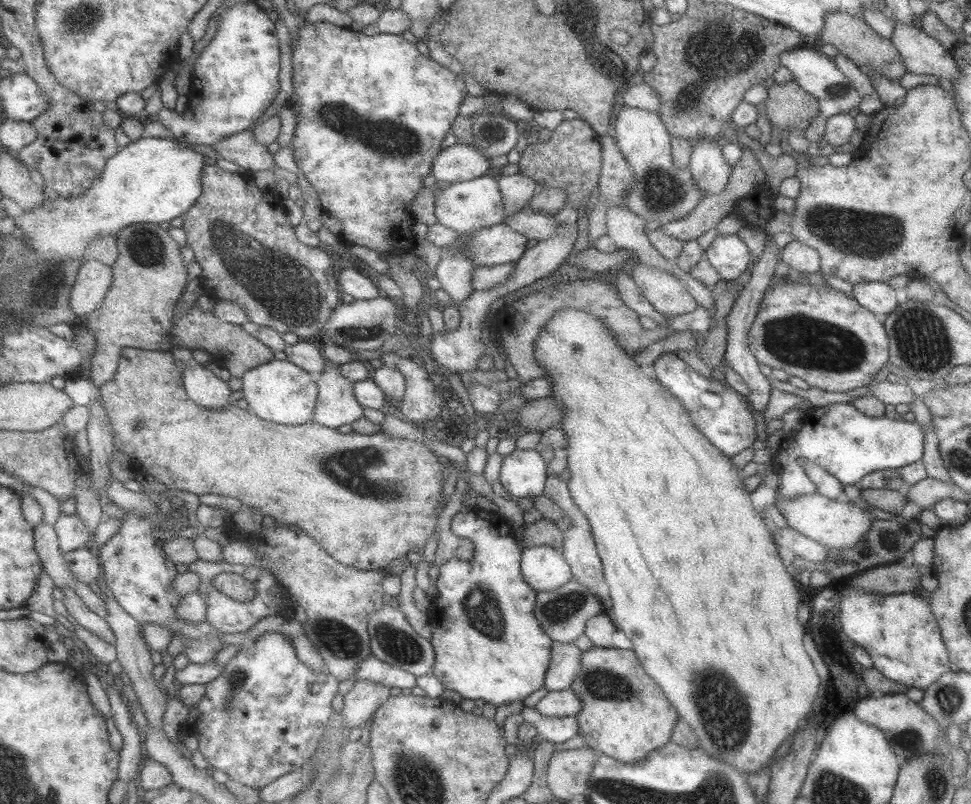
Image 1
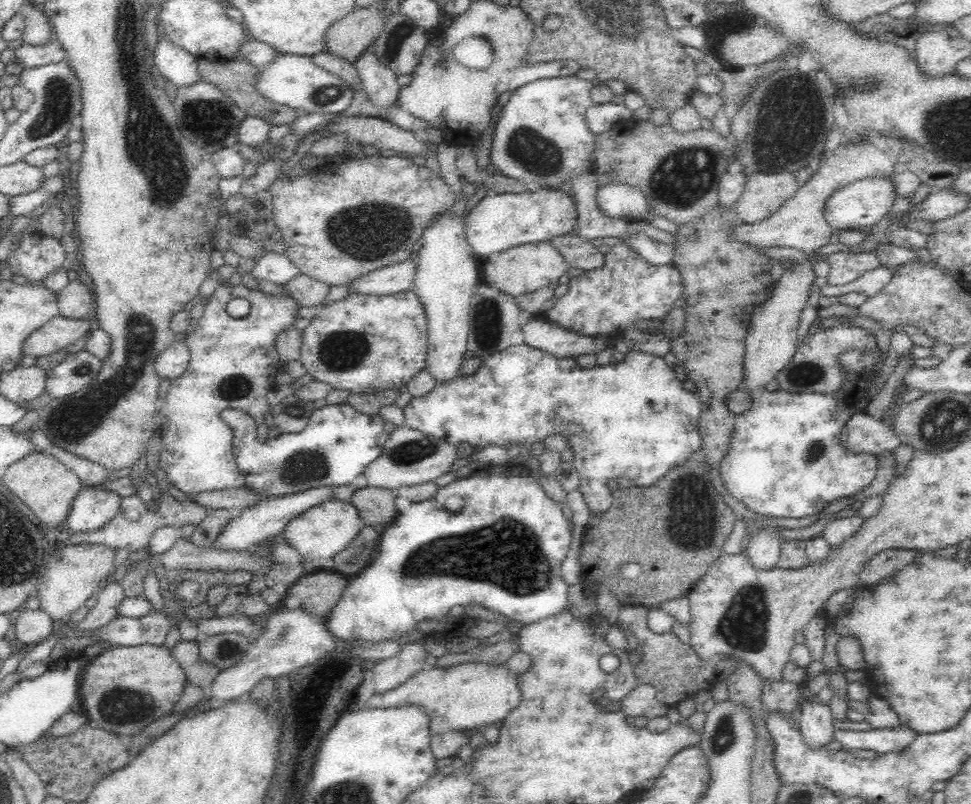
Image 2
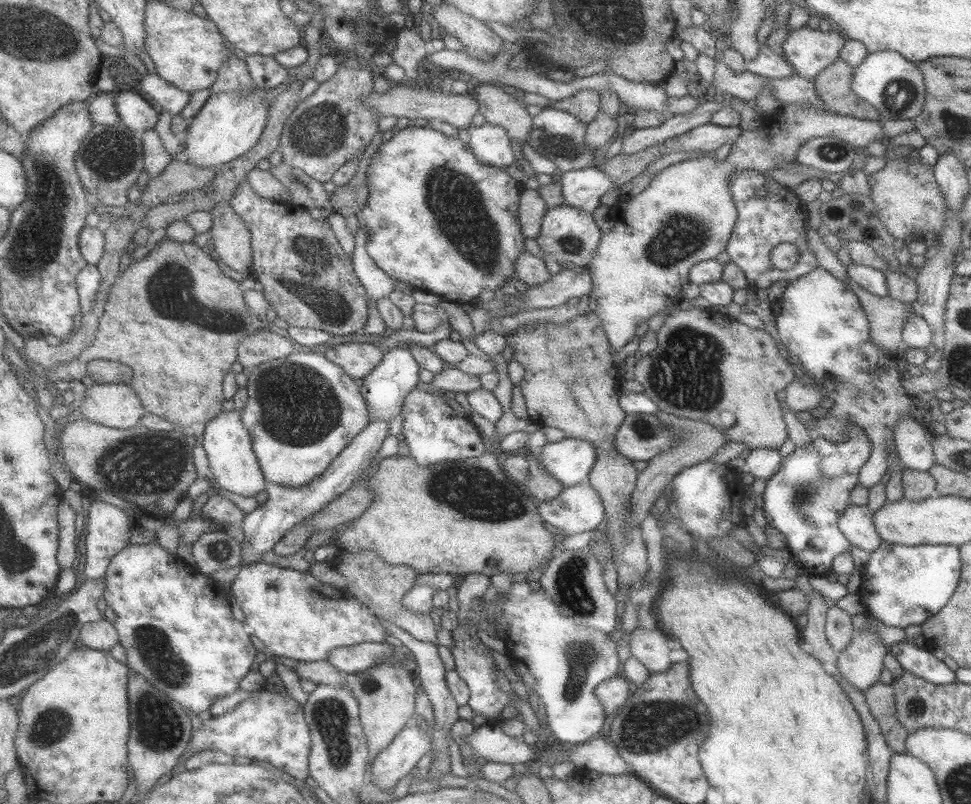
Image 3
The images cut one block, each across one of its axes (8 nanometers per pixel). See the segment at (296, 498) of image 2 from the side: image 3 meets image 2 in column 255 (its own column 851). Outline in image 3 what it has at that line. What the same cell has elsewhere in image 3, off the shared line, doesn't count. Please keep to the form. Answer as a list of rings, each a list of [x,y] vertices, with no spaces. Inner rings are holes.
[[[848,505],[840,515],[839,527],[852,547],[871,553],[882,544],[883,540],[874,526],[873,512],[867,505]]]

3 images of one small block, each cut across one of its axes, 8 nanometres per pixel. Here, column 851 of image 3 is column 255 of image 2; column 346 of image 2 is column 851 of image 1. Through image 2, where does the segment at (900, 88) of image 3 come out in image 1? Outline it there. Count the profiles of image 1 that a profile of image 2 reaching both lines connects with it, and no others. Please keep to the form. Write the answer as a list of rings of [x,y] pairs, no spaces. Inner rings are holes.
[[[800,46],[782,53],[780,64],[792,73],[794,80],[800,85],[802,90],[808,92],[818,100],[832,98],[844,112],[848,112],[853,107],[858,107],[859,102],[862,100],[860,93],[850,84],[845,75],[842,74],[833,58],[820,53],[820,51]]]

